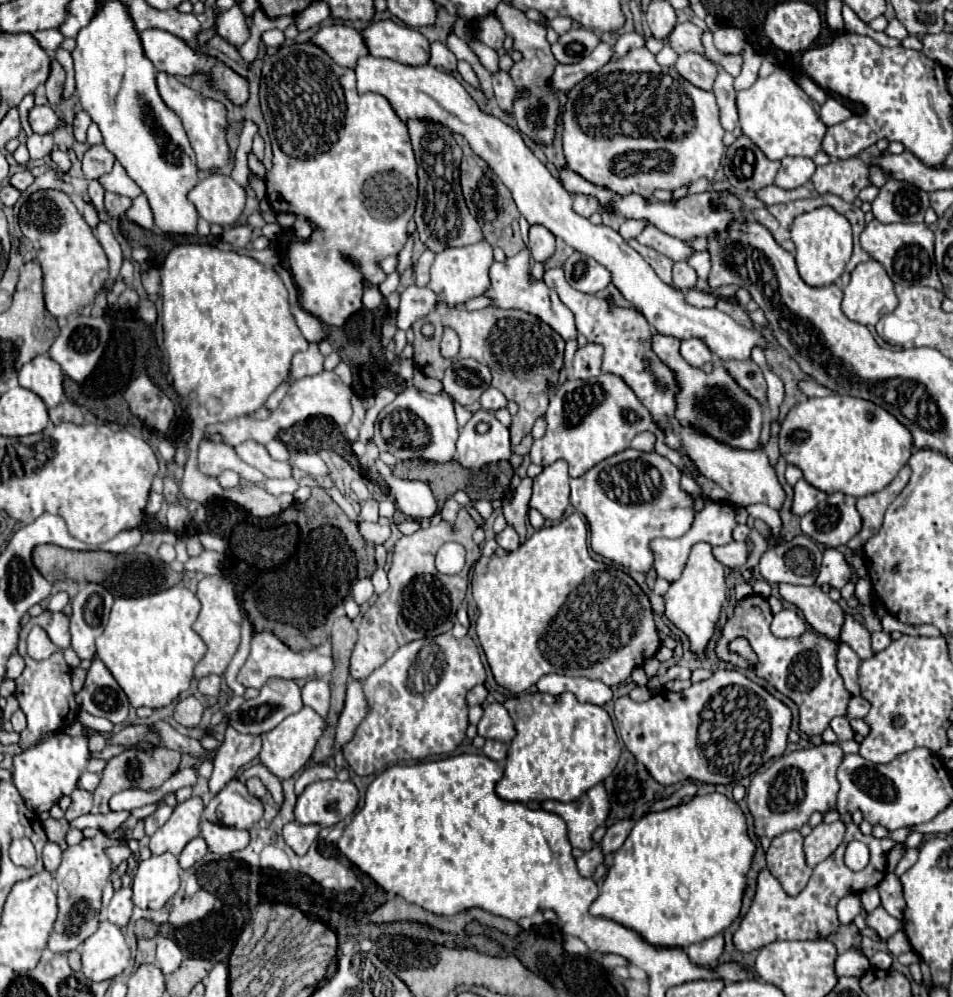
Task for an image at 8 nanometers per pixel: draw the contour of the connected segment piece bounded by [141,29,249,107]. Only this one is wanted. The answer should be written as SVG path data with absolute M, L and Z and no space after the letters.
M159 29L143 31L141 33L141 43L143 43L145 55L157 67L157 71L165 71L169 75L181 75L181 77L189 77L189 75L201 73L207 79L207 87L211 87L215 91L221 91L237 107L247 105L247 101L249 101L249 81L247 81L247 77L235 73L221 59L217 59L217 57L213 57L209 53L201 53L199 49L183 43L183 39L179 39L177 35L171 35L169 31L159 31Z

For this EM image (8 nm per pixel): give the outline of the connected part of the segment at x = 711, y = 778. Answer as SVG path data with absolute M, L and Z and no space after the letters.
M719 669L713 677L693 683L687 691L661 691L645 703L635 703L629 695L615 701L615 719L625 747L647 767L655 781L673 785L683 779L695 779L705 783L737 783L747 775L753 775L765 761L781 757L787 747L787 735L791 729L791 709L775 699L767 689L753 683L739 671Z

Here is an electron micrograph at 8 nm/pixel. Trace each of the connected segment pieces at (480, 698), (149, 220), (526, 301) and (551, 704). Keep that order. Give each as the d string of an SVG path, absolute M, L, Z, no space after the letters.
M475 685L469 693L467 693L467 703L469 705L481 705L487 699L487 689L485 685Z
M145 195L135 197L131 209L123 215L123 219L129 219L129 221L145 227L145 229L151 229L153 227L153 215L151 215L151 207L147 203L147 197Z
M523 249L521 253L517 253L515 257L505 259L503 263L493 263L489 277L491 277L491 287L485 291L485 295L493 301L495 307L499 309L521 309L527 311L535 317L539 317L541 321L545 321L551 329L555 329L565 341L575 339L577 331L575 331L575 321L571 311L561 303L559 295L555 291L551 291L541 279L531 279L531 271L529 271L529 261L531 255L527 249Z
M569 691L561 693L557 697L553 697L549 693L533 693L533 695L521 693L517 697L507 699L503 705L515 721L517 735L511 741L509 751L507 751L505 773L495 787L495 791L501 799L519 801L519 803L547 801L547 799L557 799L563 803L575 801L587 789L601 783L615 769L619 755L621 755L621 747L617 745L615 729L603 707L593 705L593 703L581 703Z

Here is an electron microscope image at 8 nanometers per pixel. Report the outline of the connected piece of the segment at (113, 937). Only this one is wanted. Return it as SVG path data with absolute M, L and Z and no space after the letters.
M101 921L99 929L81 945L81 959L87 979L105 981L117 977L131 959L123 931L111 921Z

